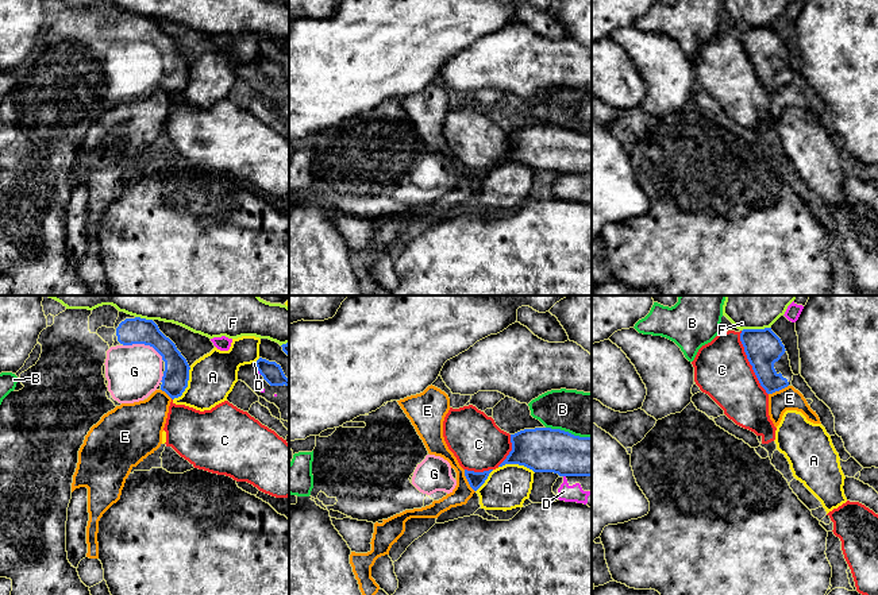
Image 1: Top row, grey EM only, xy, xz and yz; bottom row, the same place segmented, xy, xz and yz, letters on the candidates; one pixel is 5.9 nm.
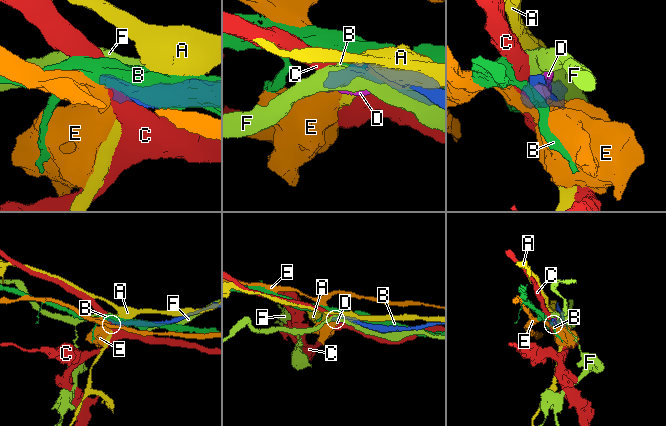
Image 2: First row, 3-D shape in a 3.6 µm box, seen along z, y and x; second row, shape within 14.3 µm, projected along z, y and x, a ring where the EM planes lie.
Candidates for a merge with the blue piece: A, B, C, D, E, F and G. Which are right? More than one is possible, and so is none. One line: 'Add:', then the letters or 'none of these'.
Add: G

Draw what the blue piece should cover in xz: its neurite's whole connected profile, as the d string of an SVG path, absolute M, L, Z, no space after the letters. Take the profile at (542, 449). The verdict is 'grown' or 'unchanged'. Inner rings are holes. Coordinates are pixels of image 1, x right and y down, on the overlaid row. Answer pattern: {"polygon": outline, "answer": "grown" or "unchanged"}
{"polygon": "M535 428L511 434L512 451L498 465L519 464L534 472L592 476L592 437L561 429Z", "answer": "unchanged"}

